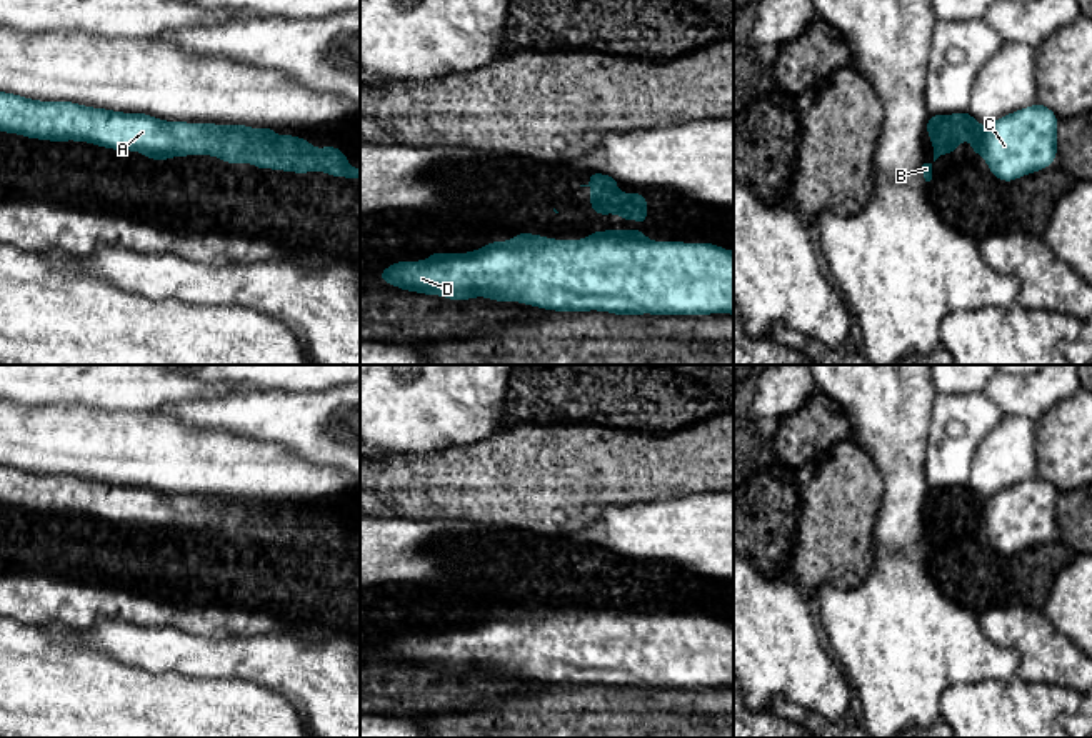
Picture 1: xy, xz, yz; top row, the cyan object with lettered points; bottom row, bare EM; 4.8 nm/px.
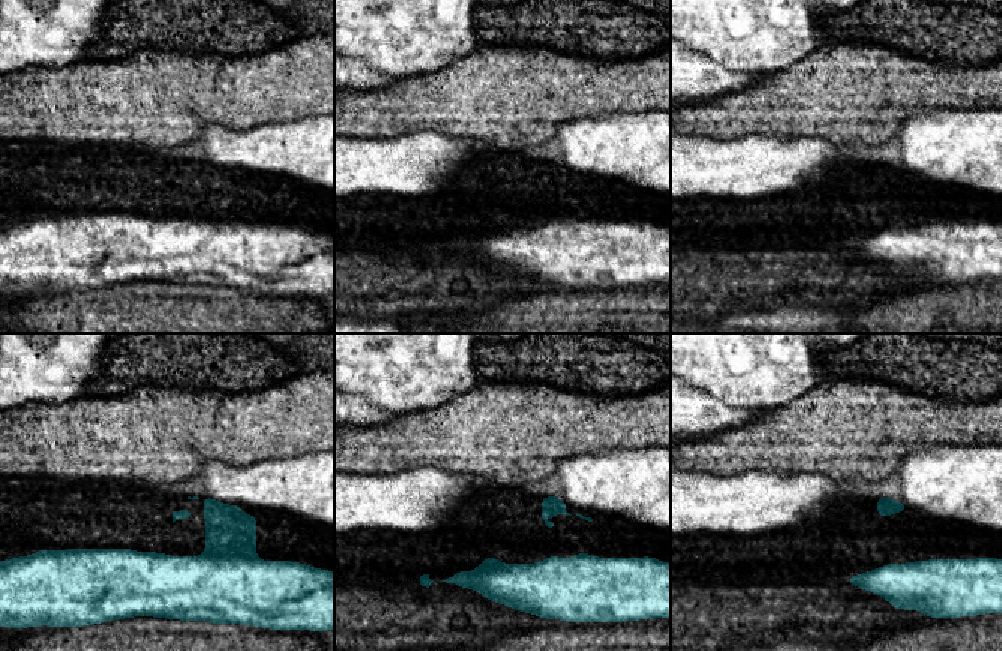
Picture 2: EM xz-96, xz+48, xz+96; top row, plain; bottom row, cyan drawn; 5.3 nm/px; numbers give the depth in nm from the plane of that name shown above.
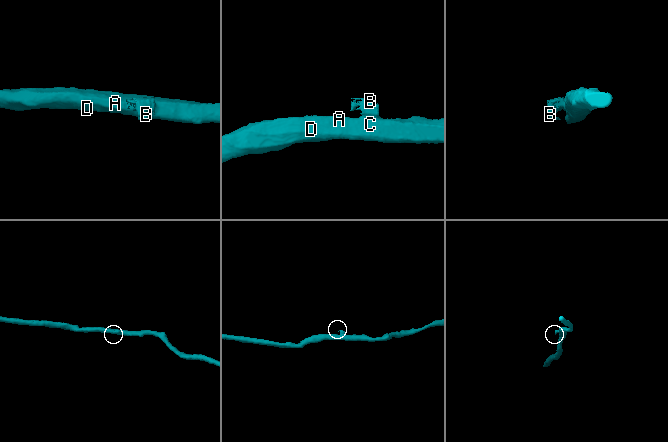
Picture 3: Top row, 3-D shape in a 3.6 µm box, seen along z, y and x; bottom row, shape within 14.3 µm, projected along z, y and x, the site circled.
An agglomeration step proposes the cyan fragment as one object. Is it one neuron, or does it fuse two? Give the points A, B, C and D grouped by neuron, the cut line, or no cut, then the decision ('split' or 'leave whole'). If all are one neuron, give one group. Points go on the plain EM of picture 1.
groups A C D / B; cut xz (587, 612), (646, 615); split

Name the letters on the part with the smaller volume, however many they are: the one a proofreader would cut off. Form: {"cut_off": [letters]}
{"cut_off": ["B"]}

